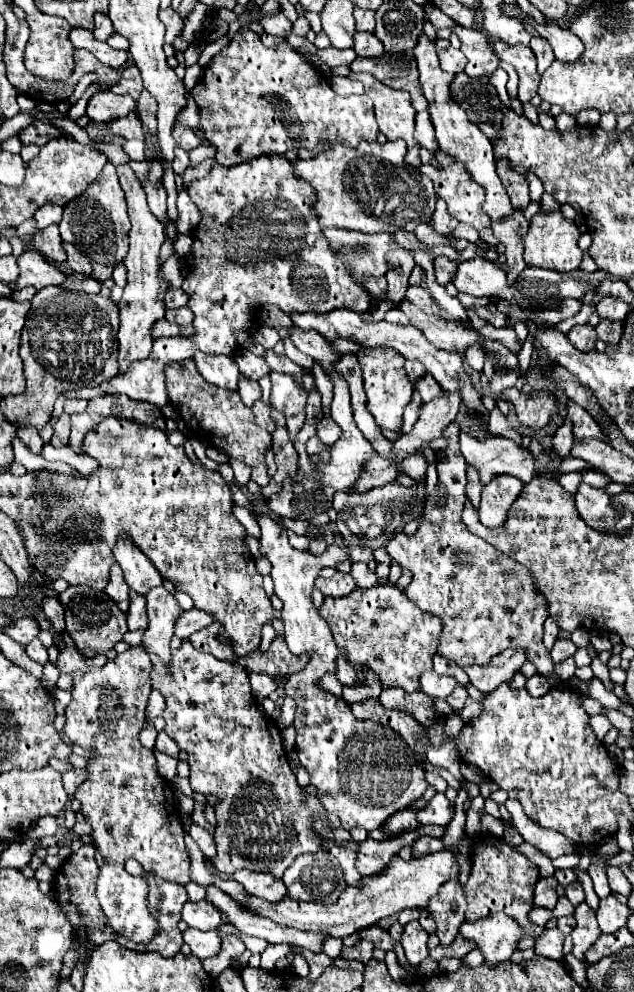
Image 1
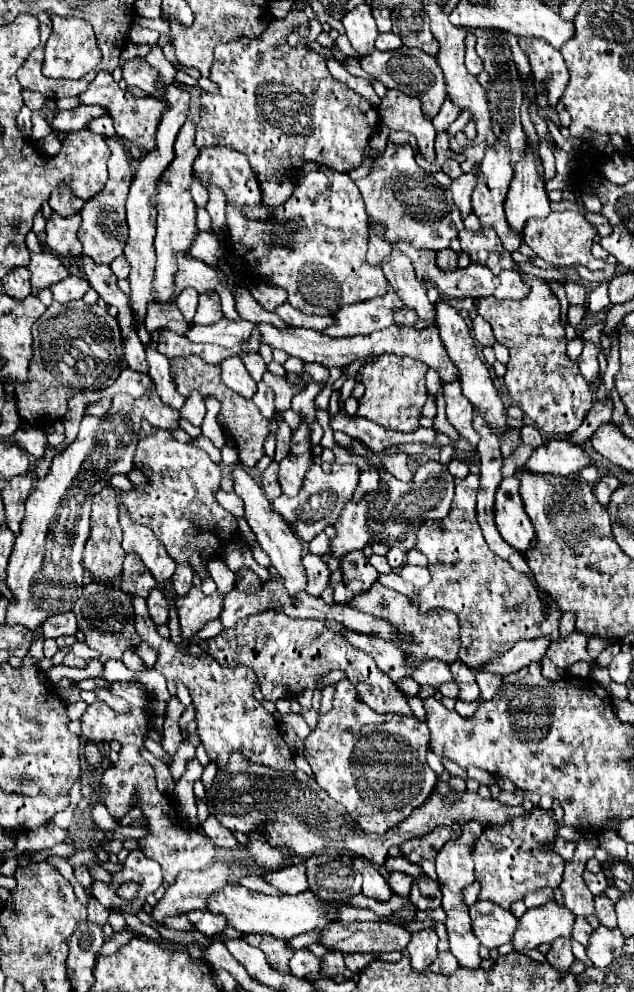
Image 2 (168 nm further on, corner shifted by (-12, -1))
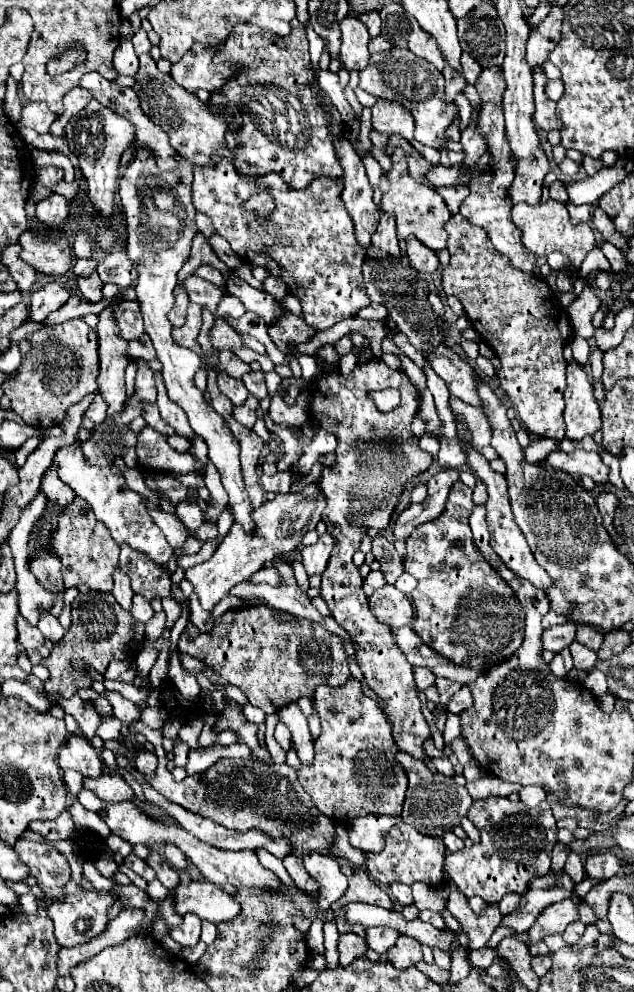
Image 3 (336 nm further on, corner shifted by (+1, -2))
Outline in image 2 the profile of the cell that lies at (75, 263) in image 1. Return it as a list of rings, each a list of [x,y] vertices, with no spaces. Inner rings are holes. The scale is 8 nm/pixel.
[[[82,256],[82,264],[84,264],[84,274],[90,282],[90,286],[100,294],[100,298],[106,304],[112,304],[114,308],[118,308],[118,324],[122,330],[126,330],[126,326],[134,326],[134,318],[132,318],[132,310],[128,304],[128,296],[124,296],[118,286],[116,286],[116,278],[112,274],[112,270],[104,264],[96,264],[90,256]]]

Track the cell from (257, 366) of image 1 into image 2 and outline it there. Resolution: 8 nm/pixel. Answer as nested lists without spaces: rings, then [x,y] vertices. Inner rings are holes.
[[[256,352],[256,354],[242,354],[240,358],[242,358],[242,362],[246,364],[250,376],[252,376],[256,382],[260,382],[262,376],[264,376],[264,372],[268,370],[268,368],[266,368],[266,362],[262,360],[262,356]]]

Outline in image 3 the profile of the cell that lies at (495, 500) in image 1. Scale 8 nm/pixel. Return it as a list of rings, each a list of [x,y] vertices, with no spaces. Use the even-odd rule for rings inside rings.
[[[485,473],[483,481],[487,483],[489,489],[489,501],[487,501],[487,525],[489,525],[489,533],[491,533],[491,545],[493,551],[497,551],[497,555],[501,557],[501,561],[521,579],[529,581],[531,585],[535,585],[541,591],[551,589],[555,583],[553,579],[545,573],[545,569],[539,567],[539,563],[535,561],[525,535],[521,535],[517,523],[513,521],[513,513],[511,513],[511,505],[509,505],[509,495],[507,495],[507,481],[501,473]]]

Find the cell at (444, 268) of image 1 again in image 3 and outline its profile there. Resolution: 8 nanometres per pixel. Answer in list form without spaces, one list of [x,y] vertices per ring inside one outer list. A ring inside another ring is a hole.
[[[417,237],[407,239],[407,255],[409,255],[411,265],[419,273],[433,273],[439,267],[437,255],[429,247],[425,247]]]

